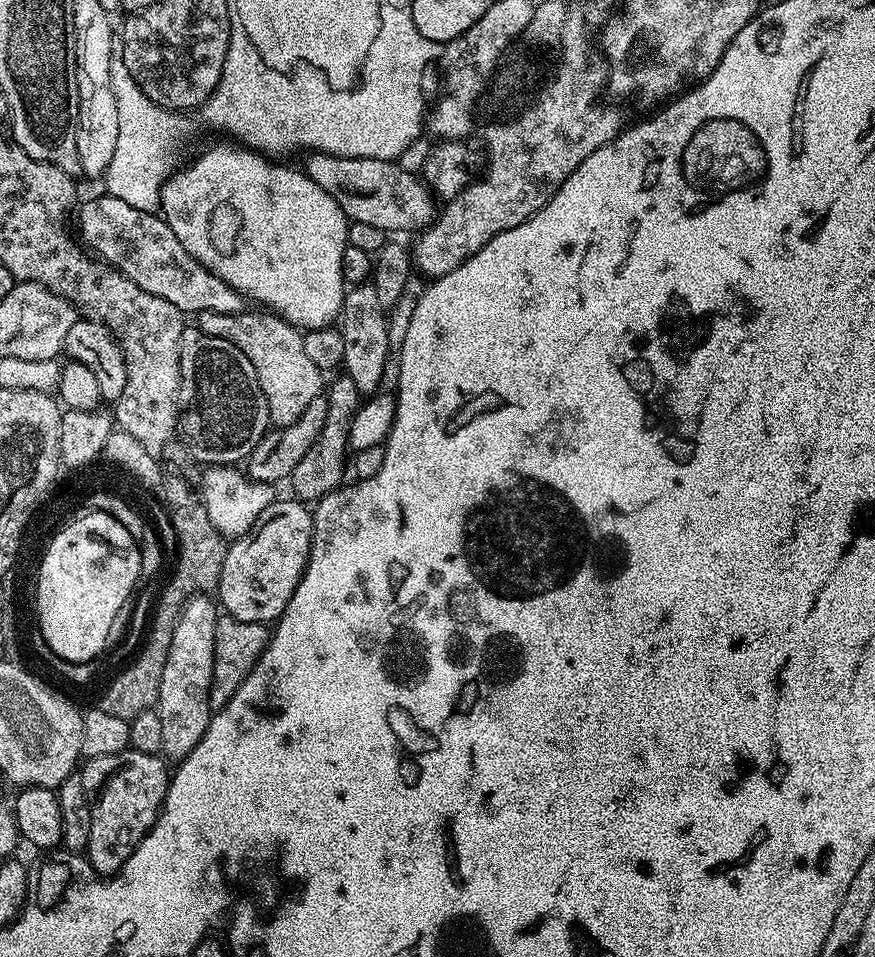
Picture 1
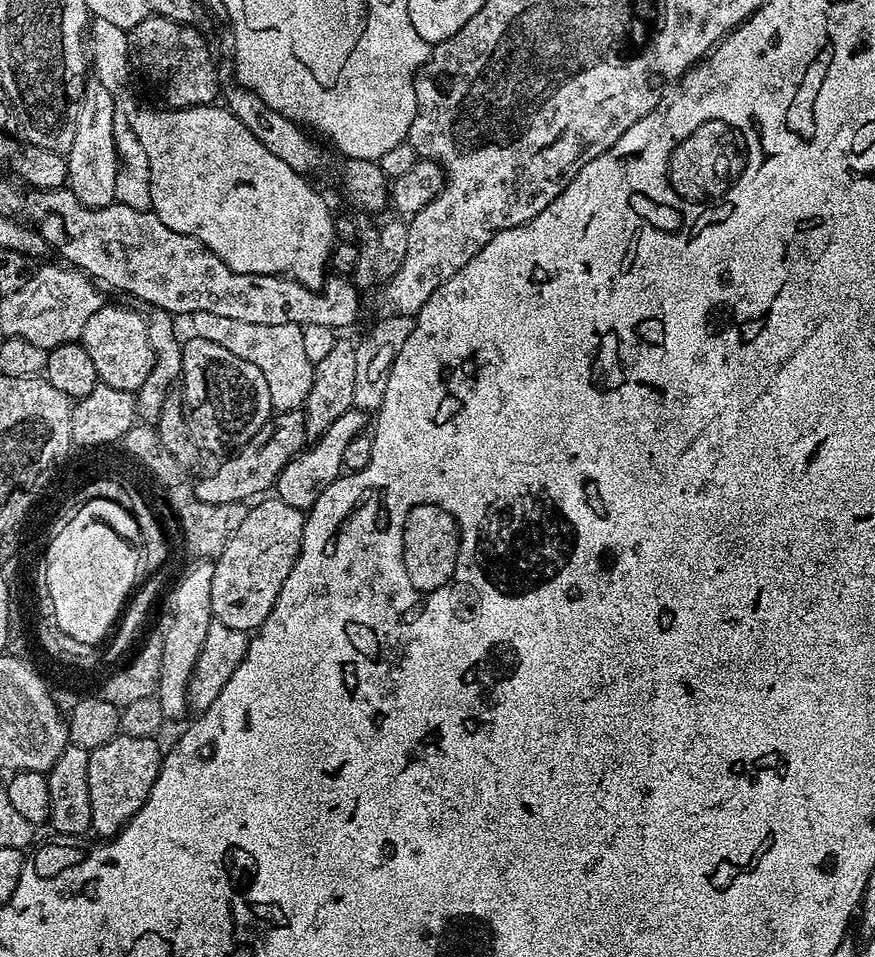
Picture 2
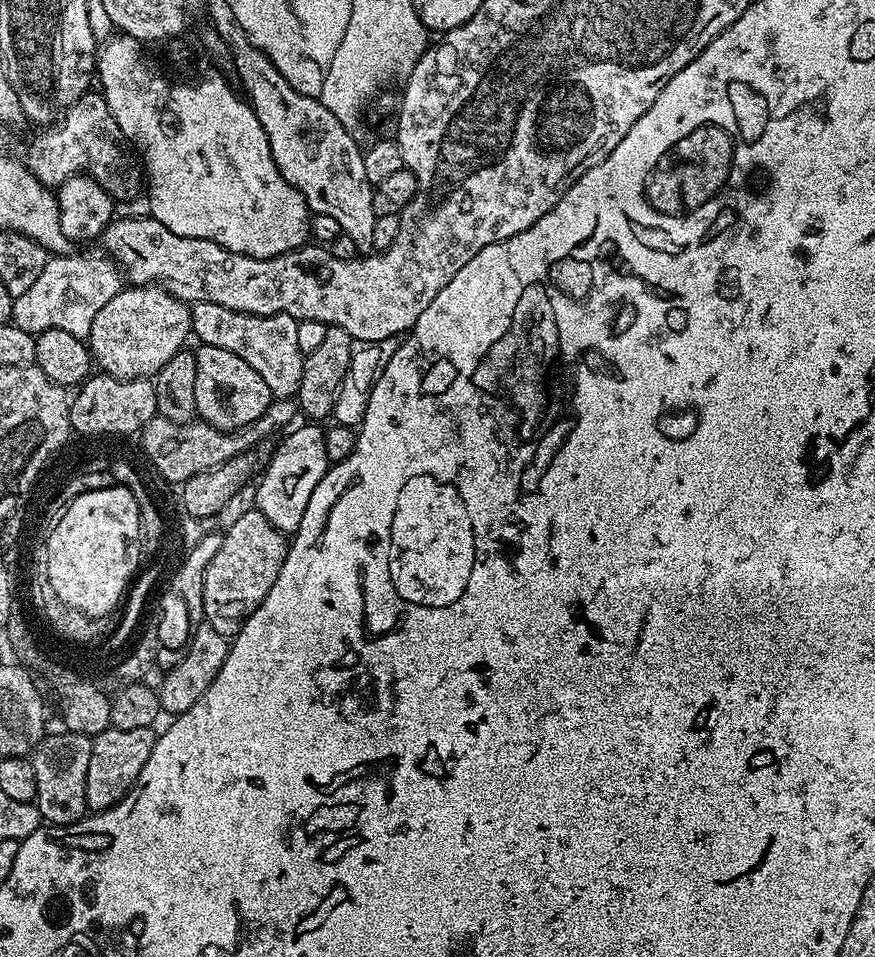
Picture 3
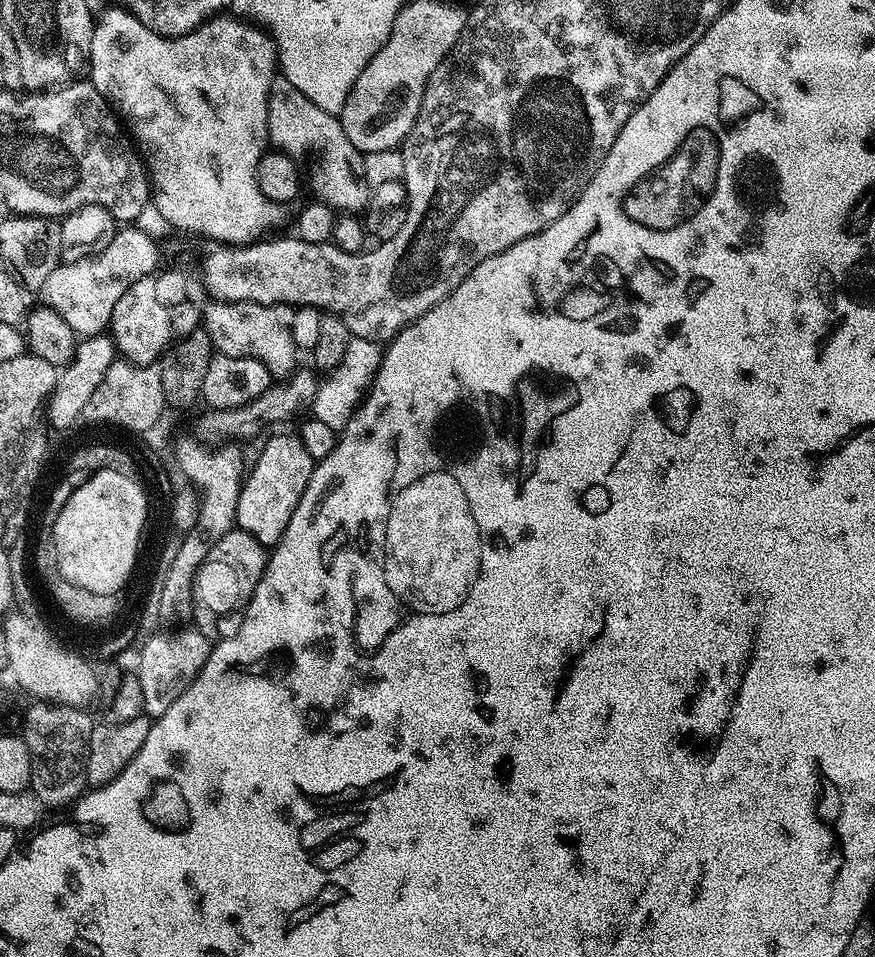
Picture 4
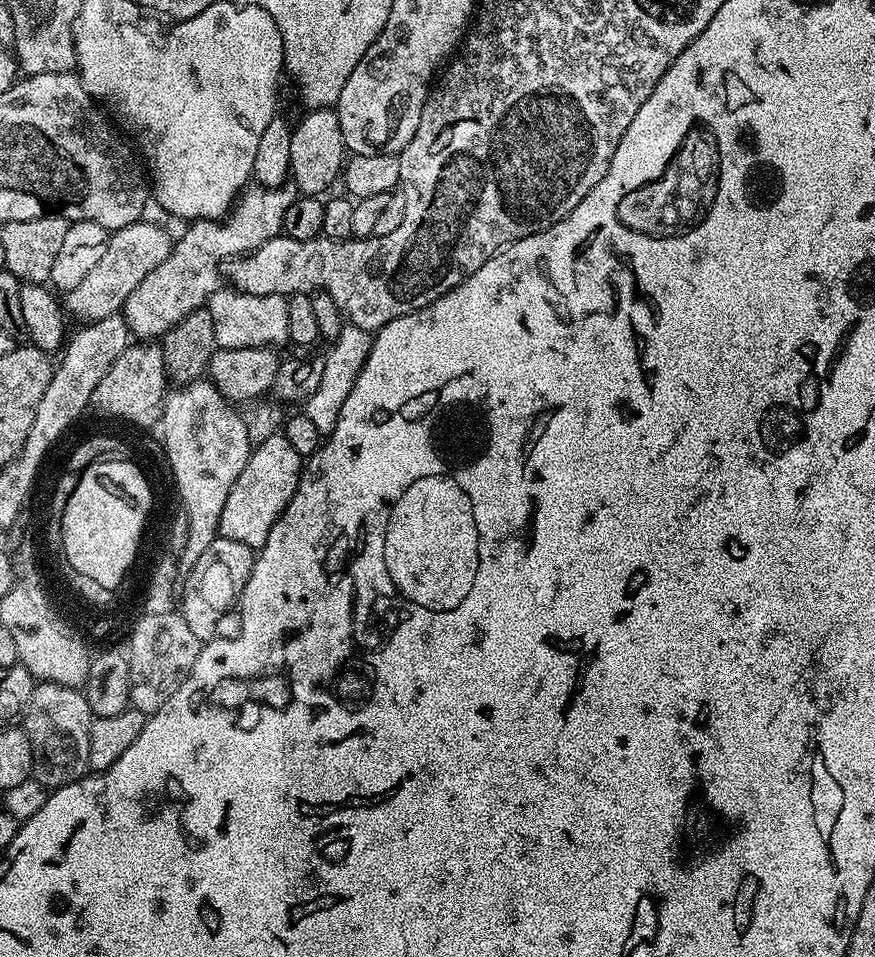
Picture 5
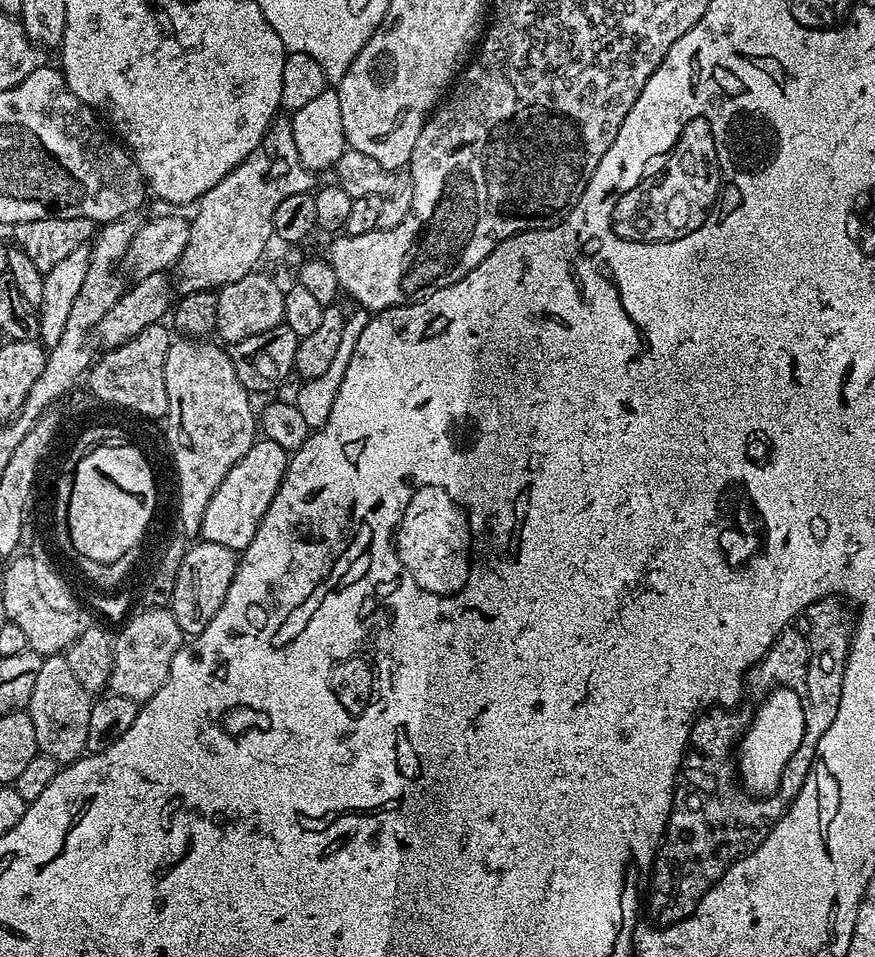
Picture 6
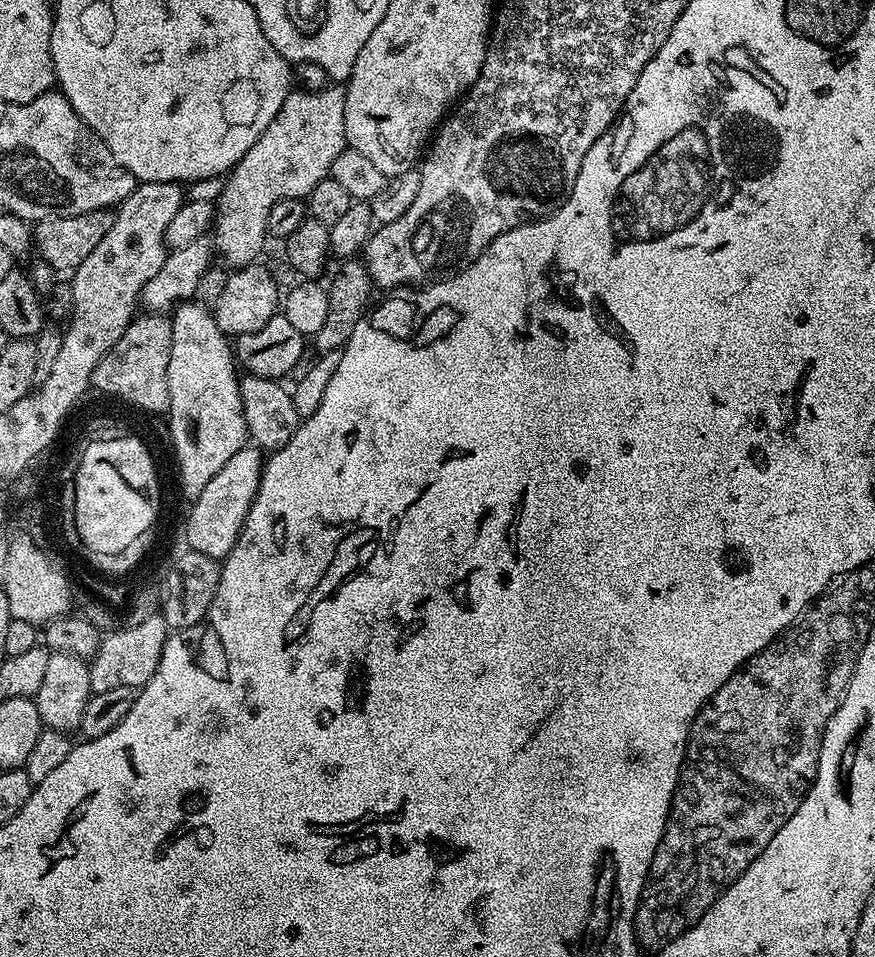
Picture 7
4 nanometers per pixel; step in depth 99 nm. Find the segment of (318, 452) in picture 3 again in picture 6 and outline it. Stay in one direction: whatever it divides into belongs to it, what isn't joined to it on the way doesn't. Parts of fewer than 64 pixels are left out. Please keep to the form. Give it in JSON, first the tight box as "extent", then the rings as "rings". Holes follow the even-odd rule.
{"extent":[200,438,290,554],"rings":[[[258,438],[232,469],[222,478],[222,486],[214,490],[214,498],[210,498],[210,506],[206,506],[206,514],[202,516],[200,536],[210,542],[218,542],[218,546],[226,546],[237,554],[244,551],[250,542],[254,542],[254,534],[258,534],[260,519],[266,514],[274,494],[278,494],[278,486],[286,474],[286,466],[290,453],[278,442],[270,442]]]}

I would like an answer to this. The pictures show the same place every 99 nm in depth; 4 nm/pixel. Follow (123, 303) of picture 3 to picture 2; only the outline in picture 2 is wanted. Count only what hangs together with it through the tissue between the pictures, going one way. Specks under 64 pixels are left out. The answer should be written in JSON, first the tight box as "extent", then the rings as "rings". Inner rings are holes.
{"extent":[79,308,156,394],"rings":[[[99,308],[86,322],[79,343],[84,345],[86,354],[90,354],[94,362],[96,379],[101,384],[114,390],[122,390],[135,394],[142,386],[152,369],[156,357],[150,346],[148,337],[148,321],[143,315],[139,316],[132,308]]]}

